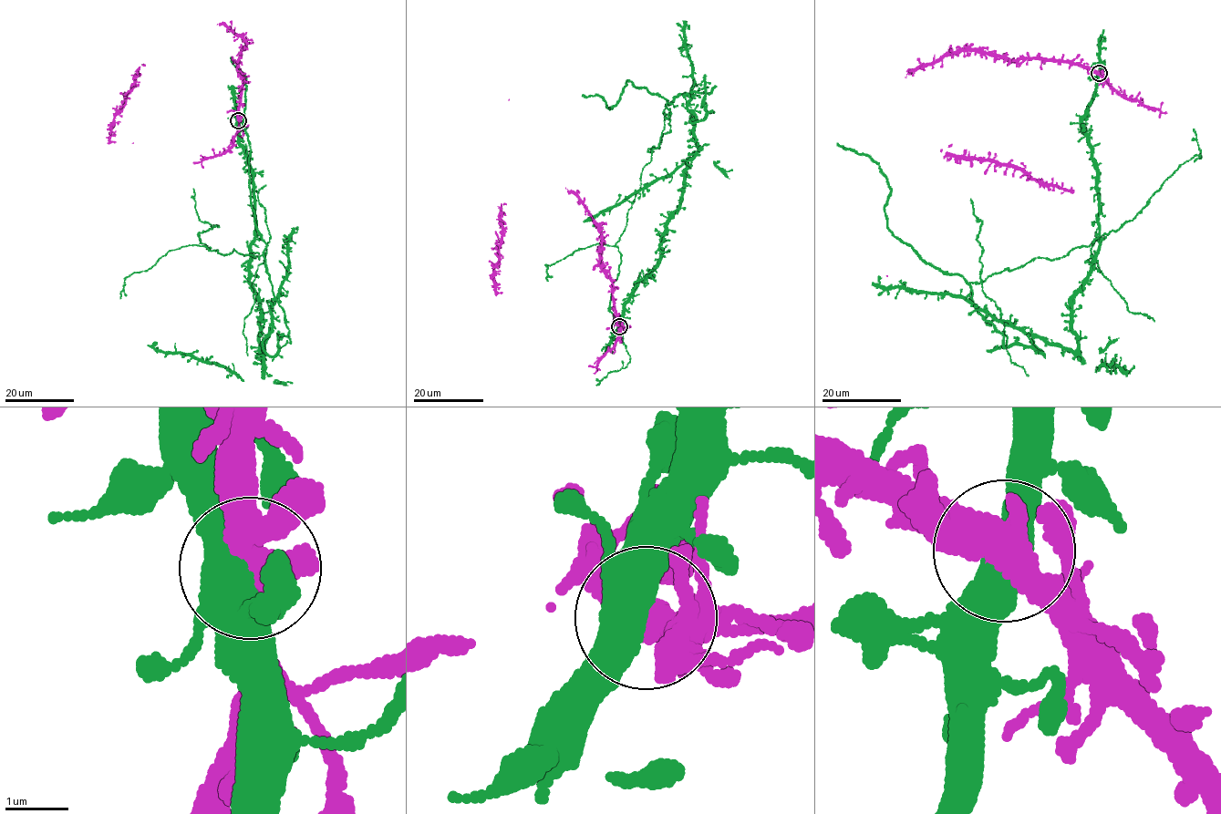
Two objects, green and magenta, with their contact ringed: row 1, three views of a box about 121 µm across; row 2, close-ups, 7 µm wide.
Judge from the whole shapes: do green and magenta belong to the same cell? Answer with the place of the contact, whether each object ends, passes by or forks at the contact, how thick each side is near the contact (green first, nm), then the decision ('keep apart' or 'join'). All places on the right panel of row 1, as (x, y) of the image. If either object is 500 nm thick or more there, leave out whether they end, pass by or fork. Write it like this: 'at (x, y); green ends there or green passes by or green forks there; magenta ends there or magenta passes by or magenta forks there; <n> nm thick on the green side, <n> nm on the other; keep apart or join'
at (1099, 73); 550 nm thick on the green side, 500 nm on the other; keep apart

